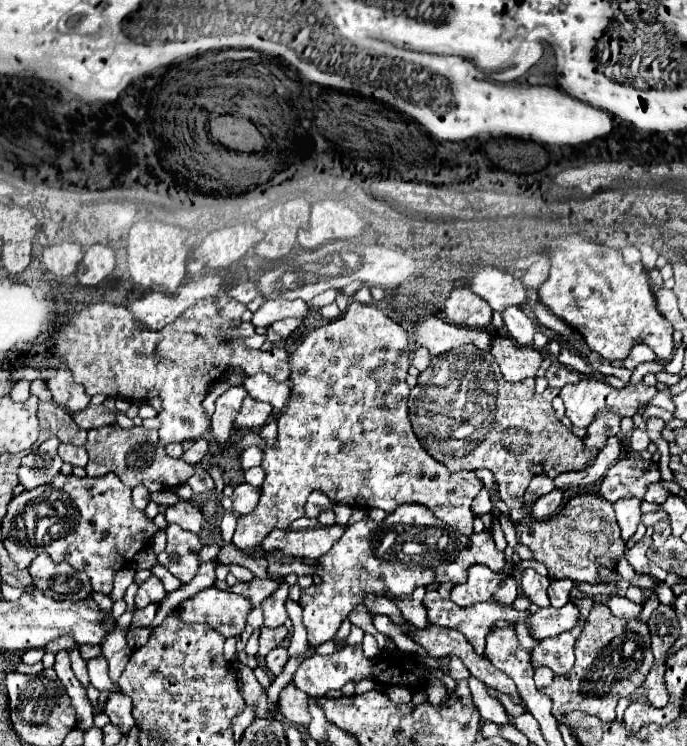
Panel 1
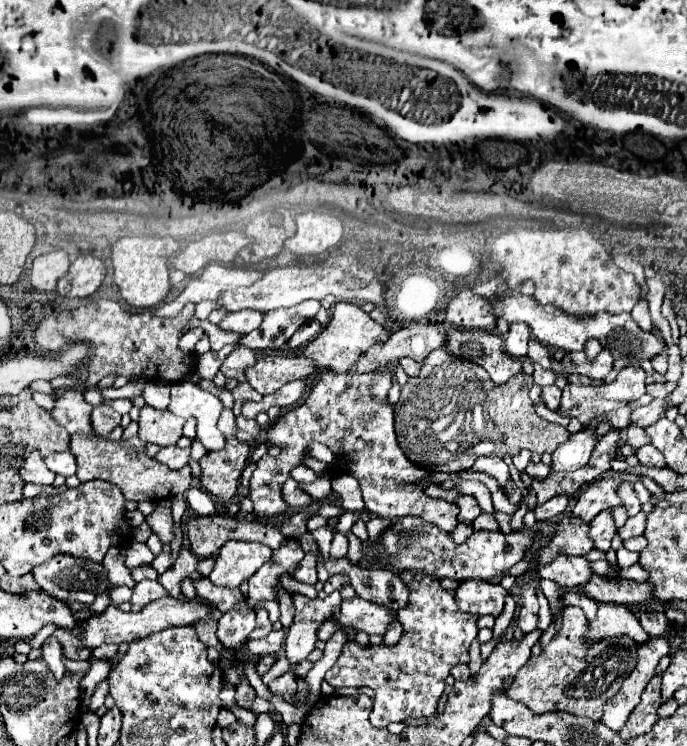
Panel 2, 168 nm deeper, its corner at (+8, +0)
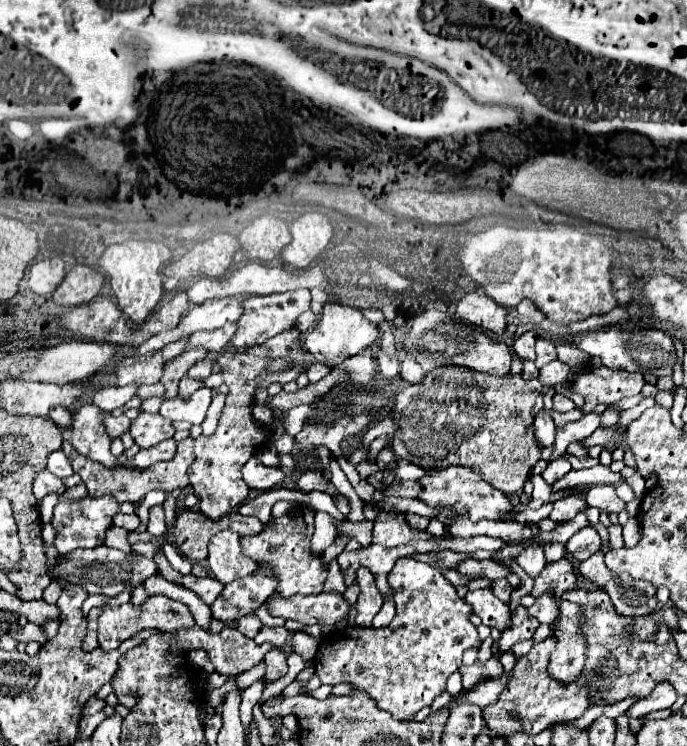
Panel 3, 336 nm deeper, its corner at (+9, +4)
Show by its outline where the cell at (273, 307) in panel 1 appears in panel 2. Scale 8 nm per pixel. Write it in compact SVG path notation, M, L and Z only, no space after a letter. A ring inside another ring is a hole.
M239 310L239 312L231 312L227 318L223 318L219 326L223 330L249 334L255 328L259 328L261 320L263 320L263 312L259 312L259 310Z

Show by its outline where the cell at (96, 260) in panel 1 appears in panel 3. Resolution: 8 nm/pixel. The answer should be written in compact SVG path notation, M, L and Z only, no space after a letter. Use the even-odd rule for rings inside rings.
M74 266L66 274L62 284L54 290L52 300L62 306L88 304L92 298L98 296L102 282L104 282L104 278L96 270L92 270L88 266Z

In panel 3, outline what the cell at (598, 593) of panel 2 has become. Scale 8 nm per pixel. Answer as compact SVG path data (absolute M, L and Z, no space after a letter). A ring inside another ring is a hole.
M562 558L556 562L548 562L544 566L540 576L534 580L531 594L536 598L544 594L546 588L556 588L556 602L560 602L560 594L566 592L568 588L576 588L576 582L578 578L576 578L572 562Z

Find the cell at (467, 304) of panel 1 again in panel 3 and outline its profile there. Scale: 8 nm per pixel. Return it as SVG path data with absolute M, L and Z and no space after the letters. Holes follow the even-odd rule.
M472 292L472 294L466 294L460 302L458 302L458 308L456 308L456 314L488 332L494 332L498 336L502 336L506 332L506 316L508 316L508 310L506 308L500 308L496 302L492 302L488 296L484 294L478 294L478 292Z

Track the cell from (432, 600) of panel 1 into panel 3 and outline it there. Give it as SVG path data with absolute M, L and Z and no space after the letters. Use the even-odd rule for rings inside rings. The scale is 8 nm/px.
M400 558L400 560L396 560L392 572L388 574L388 584L390 584L390 588L394 590L394 602L396 602L396 616L394 616L394 620L392 620L386 628L360 628L360 626L342 628L342 636L340 636L338 640L336 640L336 636L334 636L334 638L328 638L328 636L326 636L326 638L322 640L320 656L314 660L314 666L316 666L316 674L318 674L318 678L320 678L322 684L336 686L336 684L340 684L340 682L348 682L348 684L352 684L354 690L366 692L366 694L376 702L376 706L378 706L380 710L390 712L390 714L396 716L398 720L412 720L412 716L414 716L418 710L422 710L424 706L432 706L434 698L438 698L438 696L446 690L446 680L448 680L448 676L454 674L454 672L462 666L462 654L464 654L468 648L480 648L482 640L478 638L476 626L468 620L468 616L472 614L472 608L468 608L468 604L464 604L464 600L458 598L456 588L442 576L442 572L440 572L438 568L432 568L432 566L422 564L422 562L416 562L416 560L412 560L412 558Z

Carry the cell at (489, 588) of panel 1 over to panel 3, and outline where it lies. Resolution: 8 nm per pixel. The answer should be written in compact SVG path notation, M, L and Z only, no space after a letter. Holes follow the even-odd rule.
M490 588L484 590L474 590L466 594L466 602L472 606L472 612L476 616L480 616L482 624L496 628L500 632L504 632L506 628L510 628L510 608L508 604L500 602Z

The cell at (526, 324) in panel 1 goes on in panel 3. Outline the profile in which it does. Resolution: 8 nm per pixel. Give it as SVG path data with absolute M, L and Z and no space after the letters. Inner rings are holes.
M530 330L524 336L516 338L512 348L516 352L516 356L520 356L522 360L536 360L536 352L534 352L534 342L536 342L536 332Z

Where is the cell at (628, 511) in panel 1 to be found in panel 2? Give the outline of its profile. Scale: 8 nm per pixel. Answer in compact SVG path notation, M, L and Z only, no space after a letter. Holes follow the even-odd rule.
M607 508L603 512L599 512L593 520L593 542L595 542L595 548L607 552L611 548L611 540L613 536L617 534L617 526L615 526L615 520L613 520L613 510Z

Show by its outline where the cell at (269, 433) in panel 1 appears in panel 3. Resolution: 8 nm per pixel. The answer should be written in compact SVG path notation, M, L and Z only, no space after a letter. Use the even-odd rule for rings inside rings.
M285 433L274 443L274 446L280 454L291 454L294 448L294 437Z

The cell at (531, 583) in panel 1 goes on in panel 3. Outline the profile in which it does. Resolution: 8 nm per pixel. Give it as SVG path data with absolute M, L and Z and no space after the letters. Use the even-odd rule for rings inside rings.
M518 606L518 608L512 612L512 628L508 628L508 632L504 632L504 634L500 636L498 650L496 650L494 656L500 658L504 652L510 652L516 642L520 642L520 640L530 640L538 626L540 626L540 622L538 622L538 620L532 620L532 618L526 614L526 608Z

